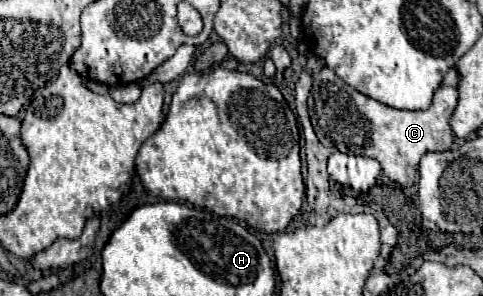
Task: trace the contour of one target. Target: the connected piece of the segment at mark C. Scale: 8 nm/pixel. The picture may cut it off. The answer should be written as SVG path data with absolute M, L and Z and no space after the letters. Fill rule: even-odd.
M323 69L313 79L311 103L309 103L311 123L321 141L327 137L339 149L343 143L347 151L353 155L365 155L377 159L383 173L401 187L411 187L415 183L421 155L425 155L427 151L451 149L453 131L449 127L449 119L453 107L457 107L457 87L441 85L439 91L435 93L431 107L425 111L401 111L359 93L357 89L349 87L343 79L339 79L331 69ZM365 119L371 125L371 131L367 135L367 145L365 145Z

